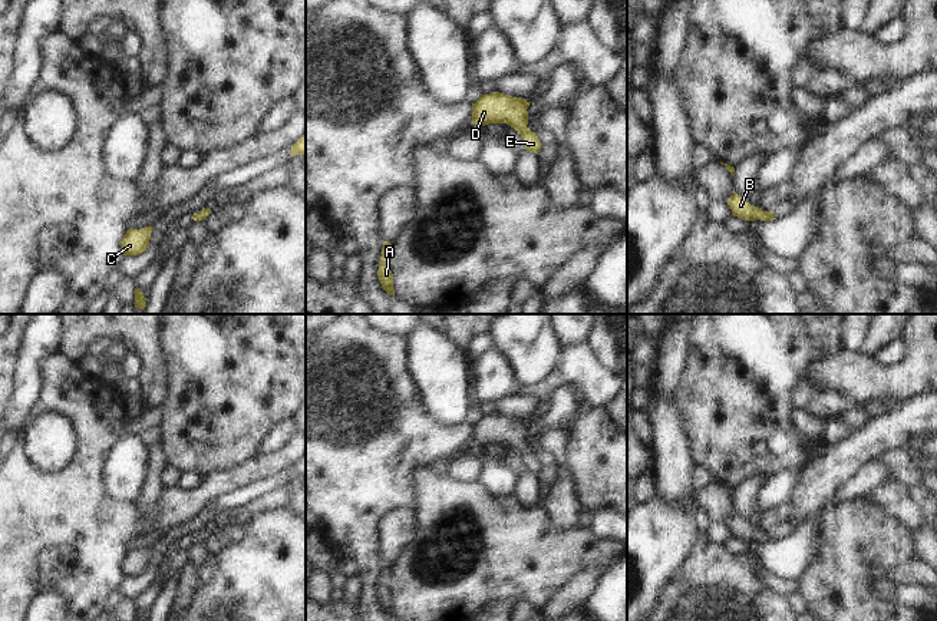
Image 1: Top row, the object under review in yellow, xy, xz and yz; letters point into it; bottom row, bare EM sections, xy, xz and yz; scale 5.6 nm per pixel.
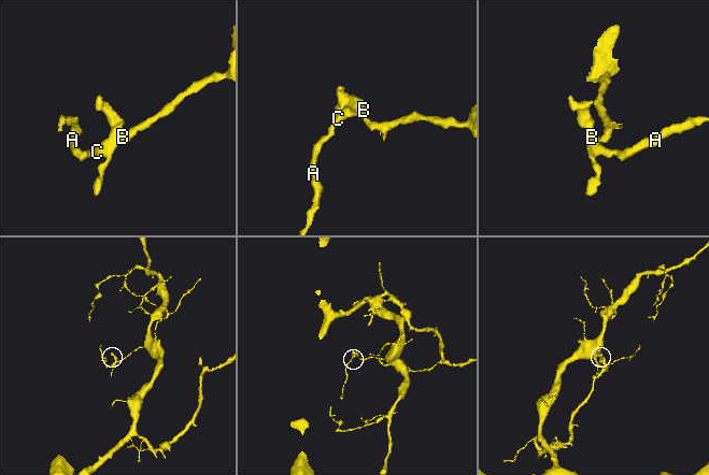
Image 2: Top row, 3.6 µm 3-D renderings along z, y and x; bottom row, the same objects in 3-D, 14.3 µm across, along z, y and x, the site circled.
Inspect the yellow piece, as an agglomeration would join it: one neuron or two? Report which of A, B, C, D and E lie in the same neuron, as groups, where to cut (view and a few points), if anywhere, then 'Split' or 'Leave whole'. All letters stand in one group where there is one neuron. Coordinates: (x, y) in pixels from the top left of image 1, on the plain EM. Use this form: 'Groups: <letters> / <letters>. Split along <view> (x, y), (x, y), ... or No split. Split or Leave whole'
Groups: A B C D E. No split. Leave whole.

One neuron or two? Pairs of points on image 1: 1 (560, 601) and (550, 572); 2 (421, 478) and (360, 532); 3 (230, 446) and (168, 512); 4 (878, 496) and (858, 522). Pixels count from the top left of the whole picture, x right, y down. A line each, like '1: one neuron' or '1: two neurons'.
1: two neurons
2: two neurons
3: two neurons
4: two neurons

